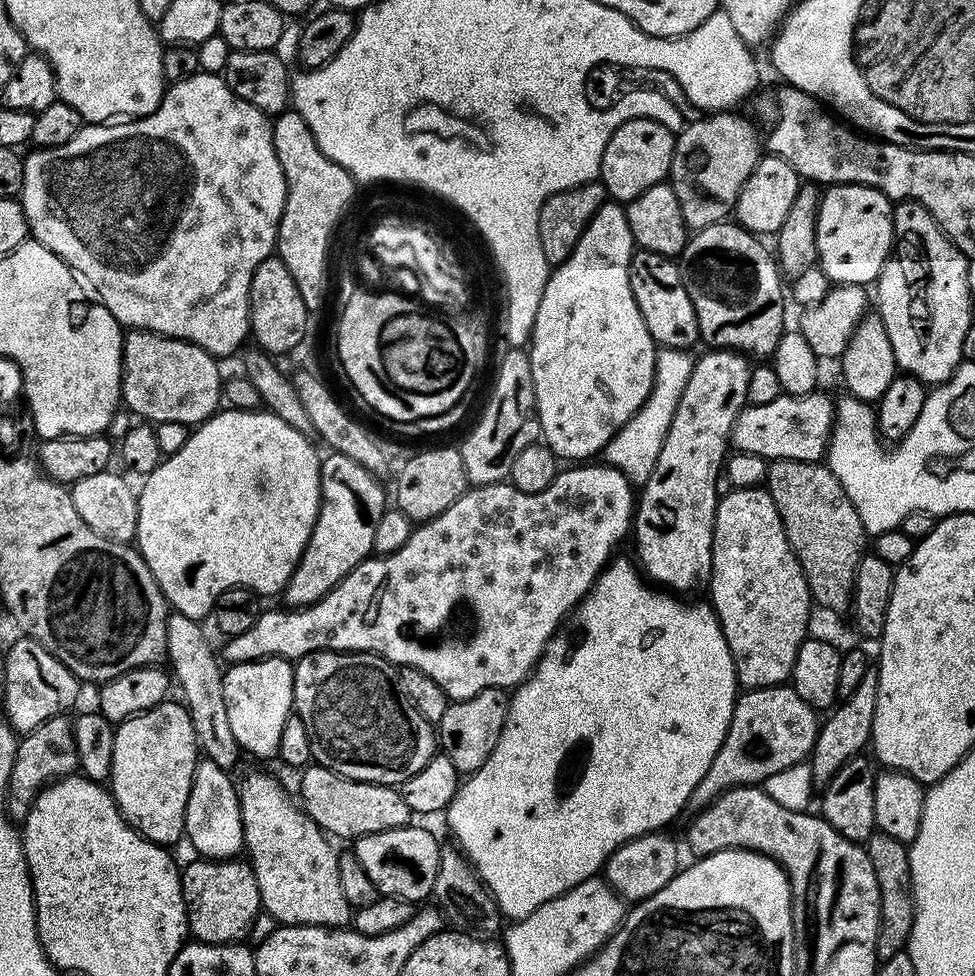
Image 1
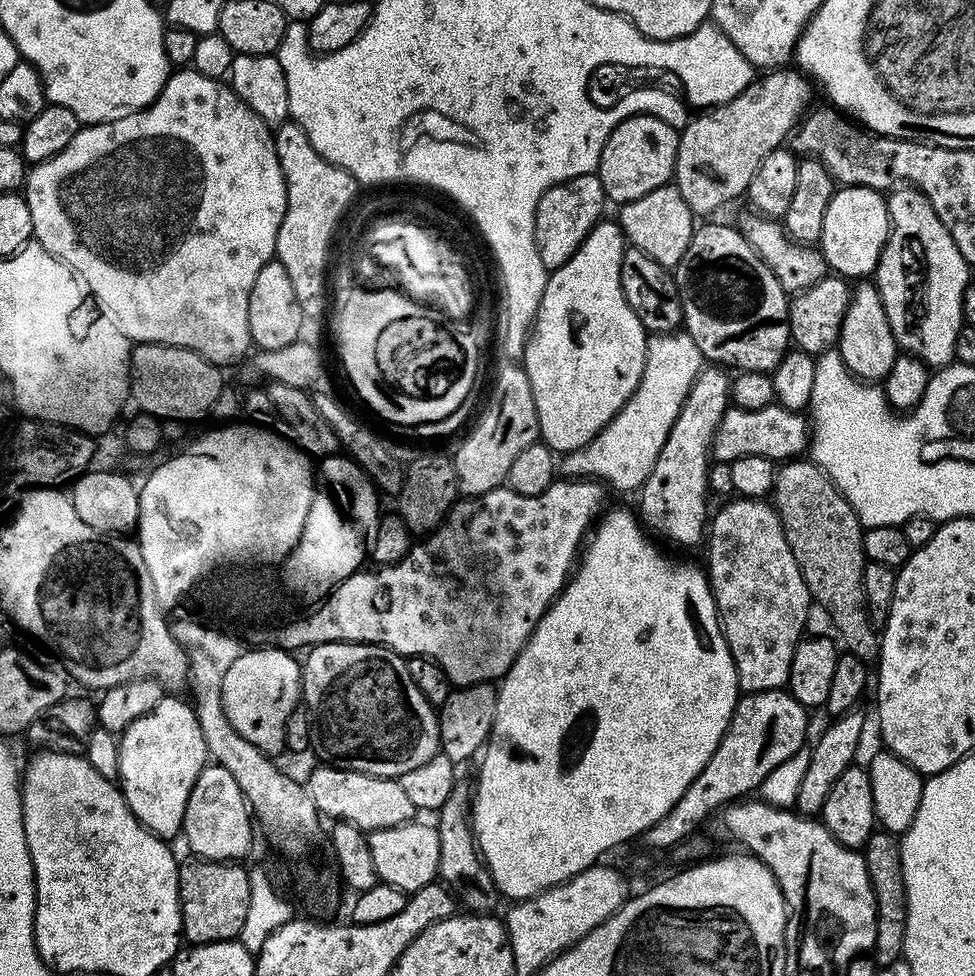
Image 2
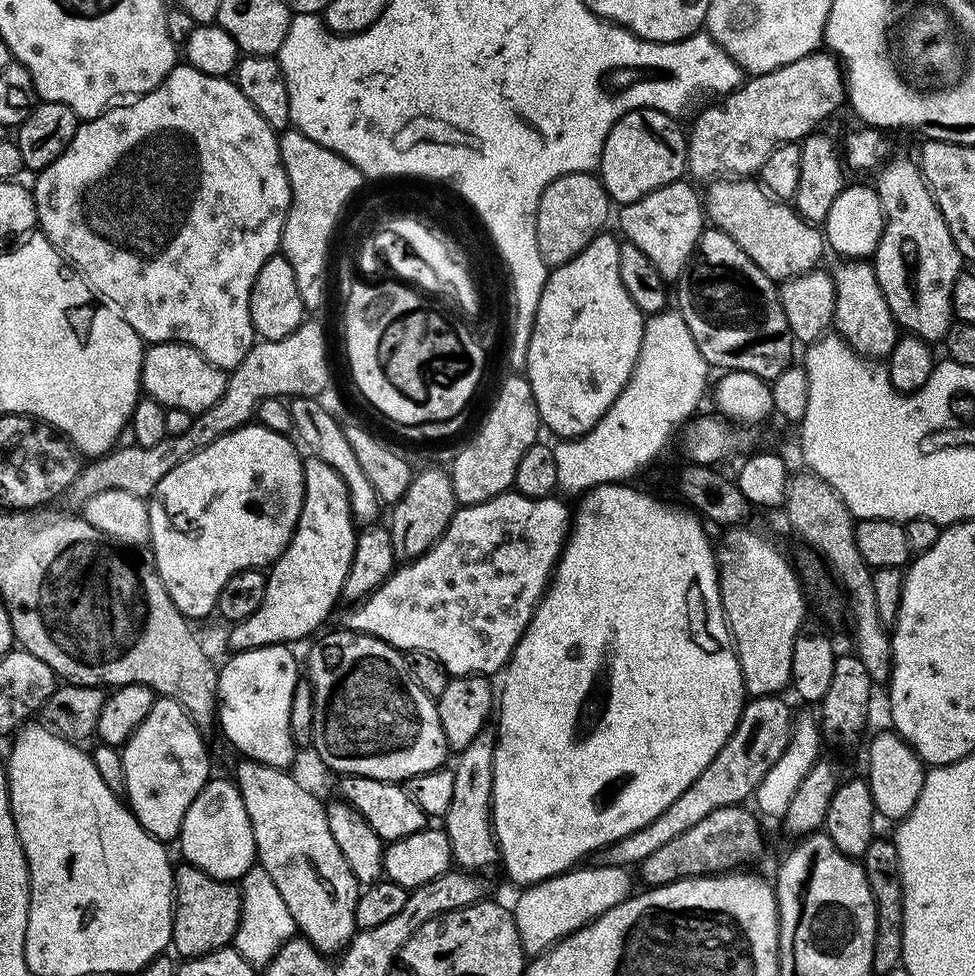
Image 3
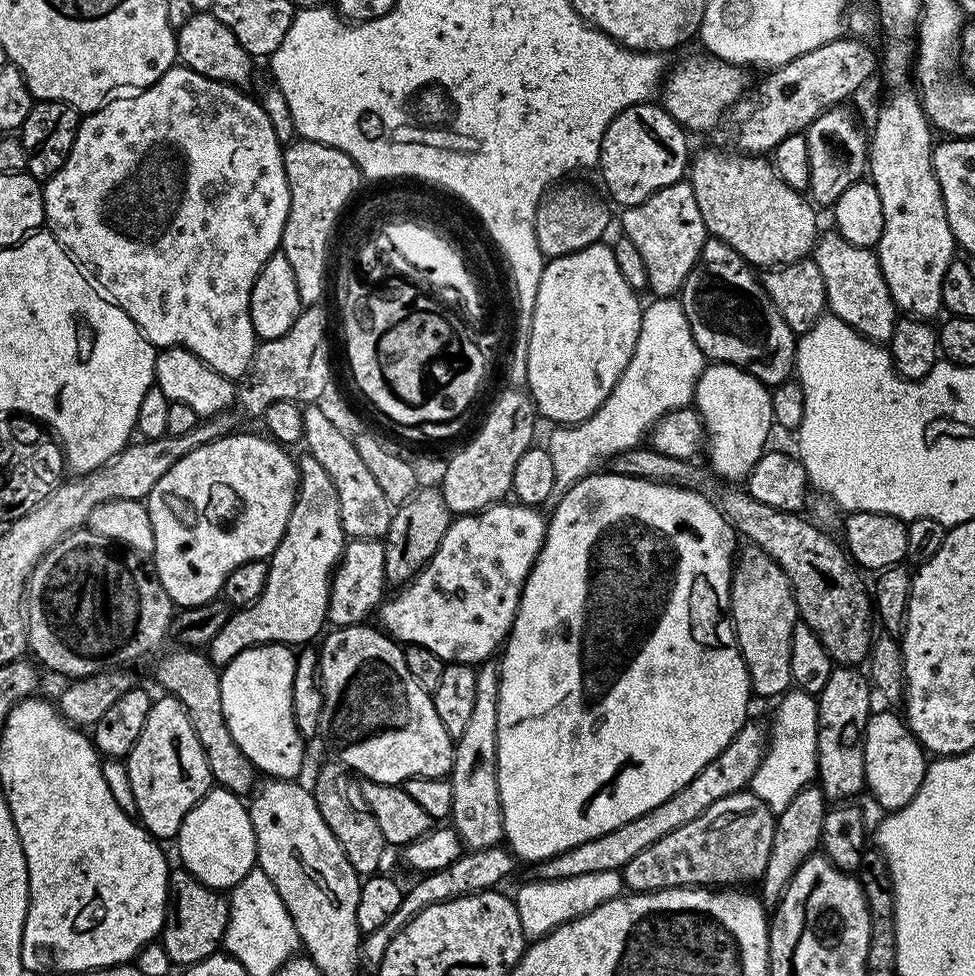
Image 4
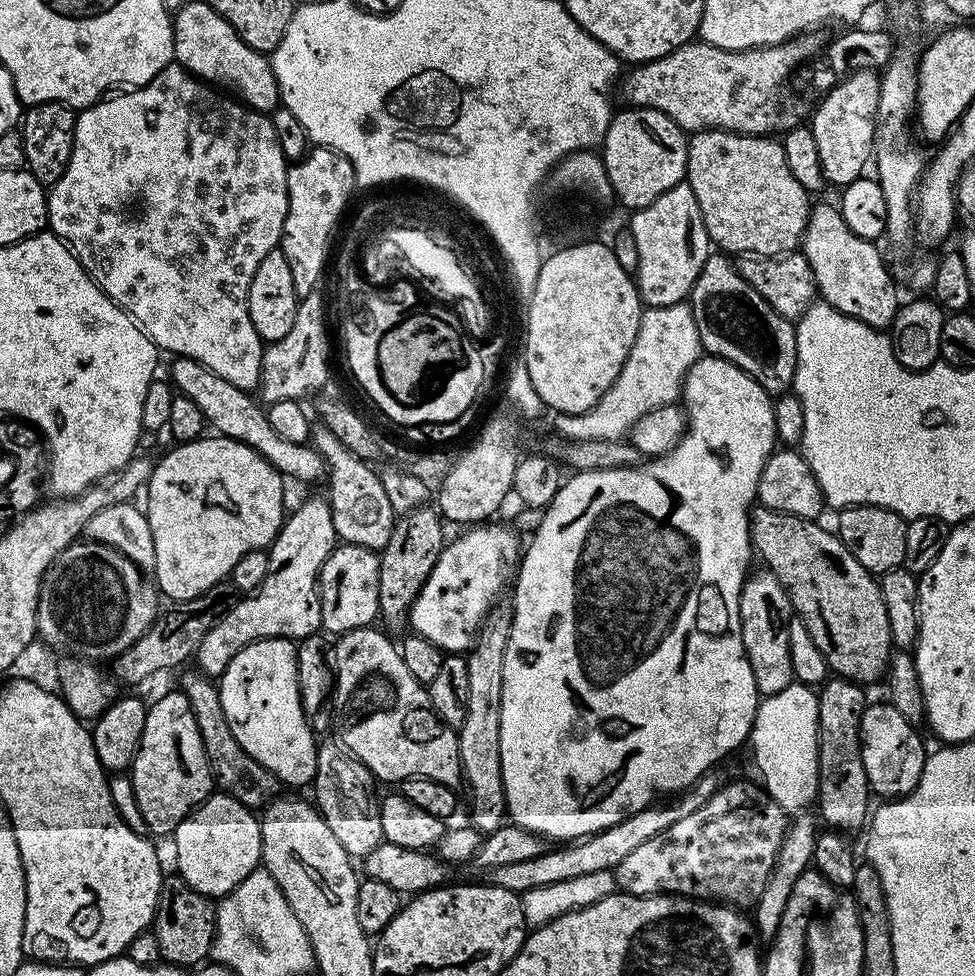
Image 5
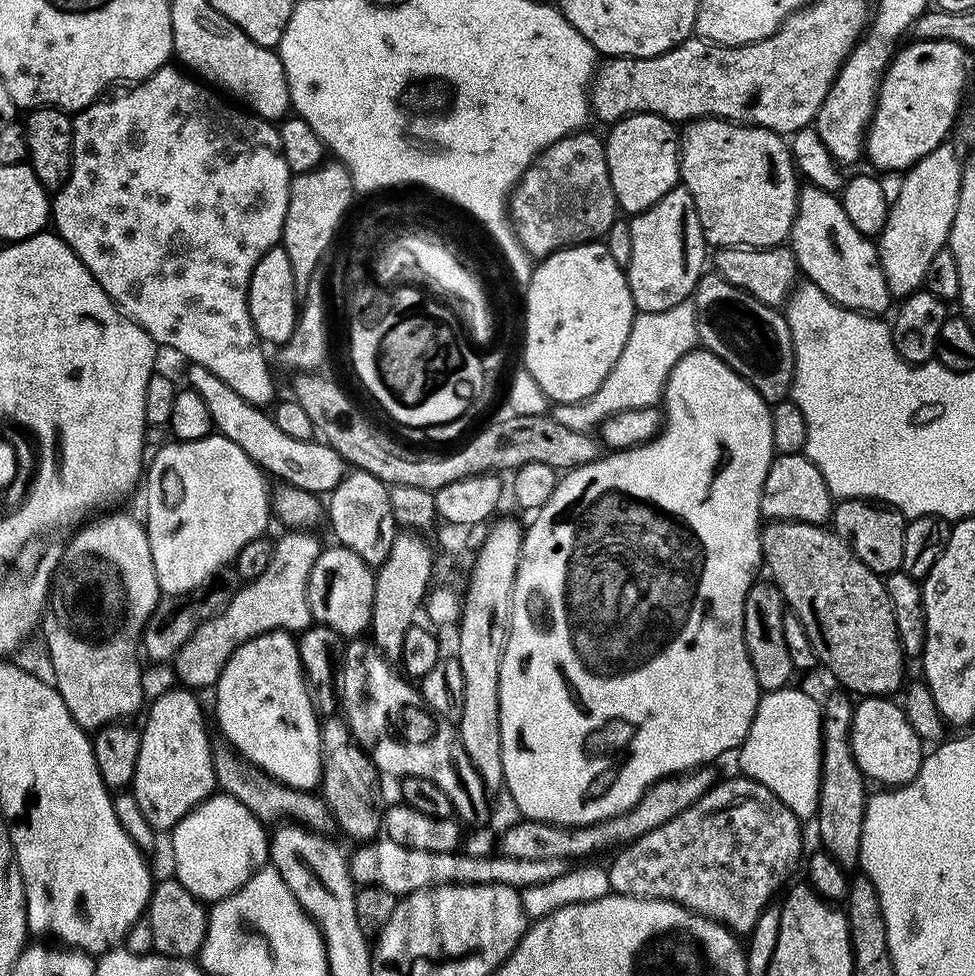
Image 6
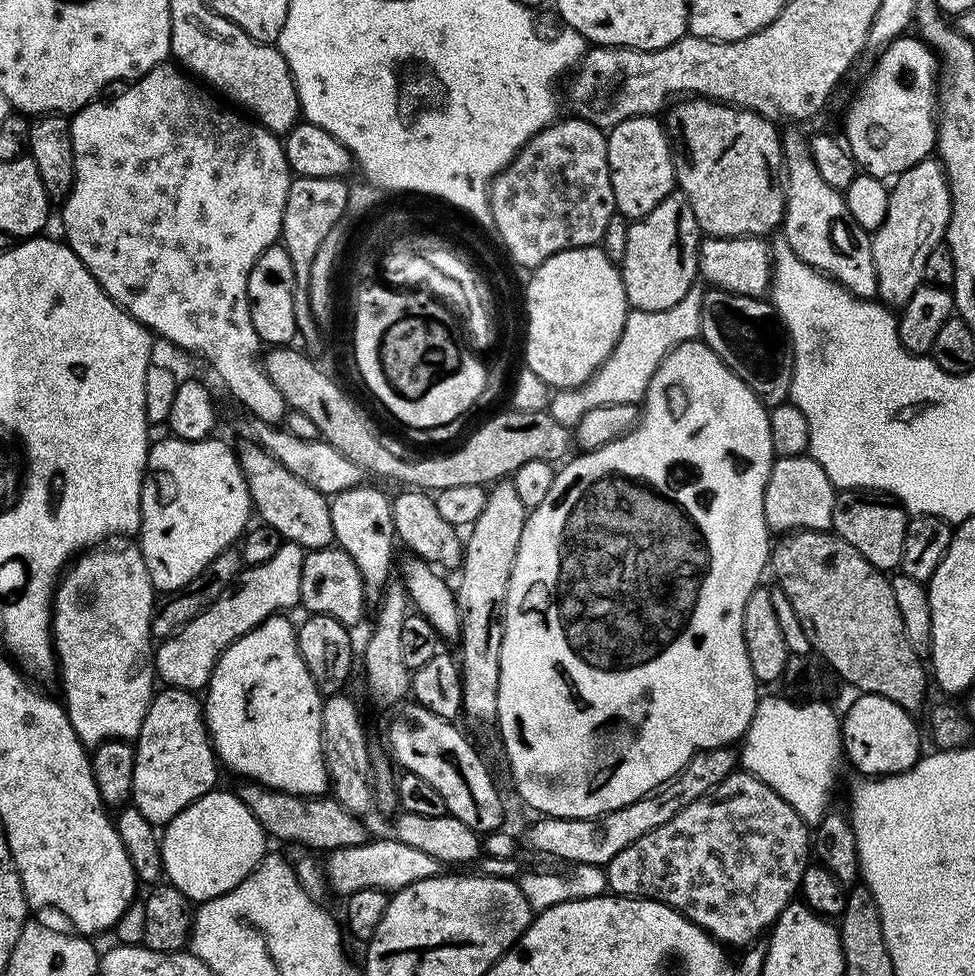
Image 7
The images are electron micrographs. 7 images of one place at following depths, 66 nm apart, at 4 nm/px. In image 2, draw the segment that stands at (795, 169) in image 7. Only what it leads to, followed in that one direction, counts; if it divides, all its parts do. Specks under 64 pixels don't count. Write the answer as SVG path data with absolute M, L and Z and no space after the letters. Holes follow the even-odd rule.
M860 282L852 288L852 297L842 318L838 351L842 362L857 380L883 382L894 366L898 349L896 335L890 330L890 318L886 318L886 306L875 283Z

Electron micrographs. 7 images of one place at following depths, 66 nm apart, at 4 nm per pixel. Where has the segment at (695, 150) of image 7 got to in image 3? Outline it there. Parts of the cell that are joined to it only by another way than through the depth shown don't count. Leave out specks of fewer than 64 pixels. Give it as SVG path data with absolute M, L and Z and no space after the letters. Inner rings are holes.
M721 178L709 183L707 188L706 212L711 223L730 234L773 282L800 276L821 263L826 253L825 233L817 225L803 220L791 203L769 195L755 179Z

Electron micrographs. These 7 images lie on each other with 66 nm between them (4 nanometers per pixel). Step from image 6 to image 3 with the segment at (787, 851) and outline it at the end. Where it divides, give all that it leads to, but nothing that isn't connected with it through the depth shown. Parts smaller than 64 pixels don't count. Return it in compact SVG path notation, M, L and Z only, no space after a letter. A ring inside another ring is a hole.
M737 806L714 810L714 814L702 818L698 826L686 830L686 834L681 834L667 846L661 846L655 854L650 854L650 858L646 858L638 866L645 885L648 888L661 888L663 884L672 884L681 878L727 874L743 869L751 860L758 859L764 852L764 836L760 833L761 821L757 813L749 808Z

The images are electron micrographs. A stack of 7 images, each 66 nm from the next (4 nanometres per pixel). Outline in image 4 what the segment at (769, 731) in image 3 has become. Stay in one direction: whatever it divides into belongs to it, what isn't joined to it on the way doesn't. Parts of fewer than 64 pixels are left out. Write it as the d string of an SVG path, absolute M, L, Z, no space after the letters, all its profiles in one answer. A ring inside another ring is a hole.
M749 722L738 730L738 734L718 754L700 771L697 776L690 778L690 782L678 794L670 794L666 802L659 806L654 806L642 816L636 818L634 822L628 822L626 826L618 826L618 830L610 830L610 834L602 834L590 842L584 842L582 846L576 846L569 852L562 853L552 860L545 860L535 865L535 875L541 880L561 880L562 878L578 878L578 874L602 874L602 870L620 872L630 862L632 858L642 854L648 846L654 846L660 838L666 838L666 834L673 833L681 826L686 826L686 822L694 822L702 810L710 810L718 798L726 798L735 792L745 791L751 785L754 778L754 770L762 762L764 753L768 751L770 732L755 722Z

